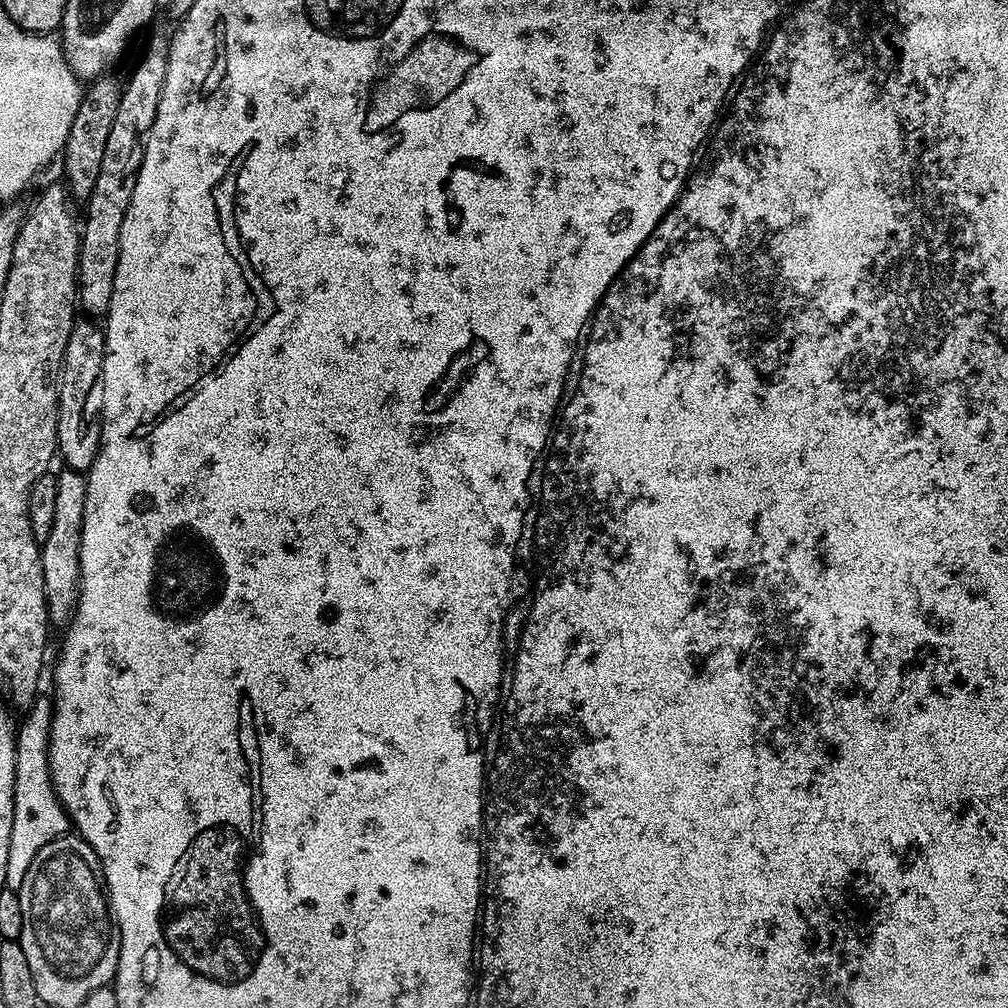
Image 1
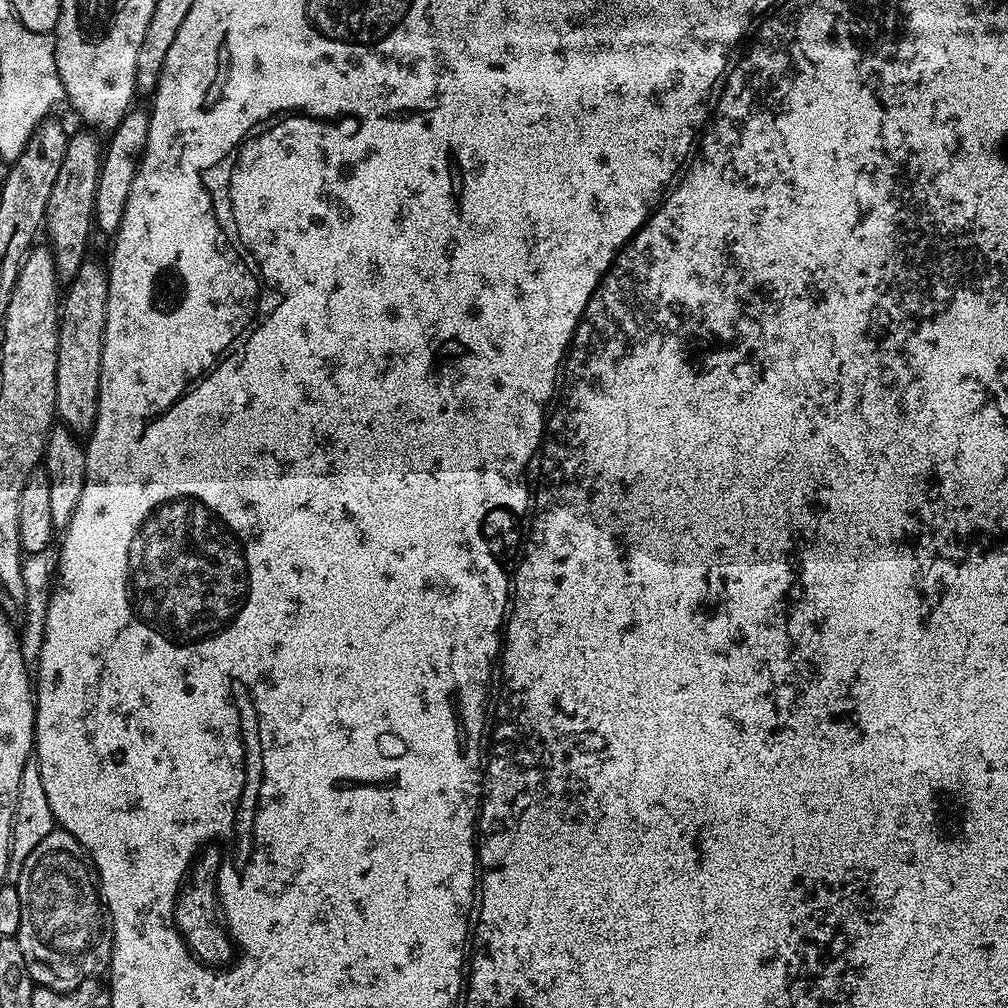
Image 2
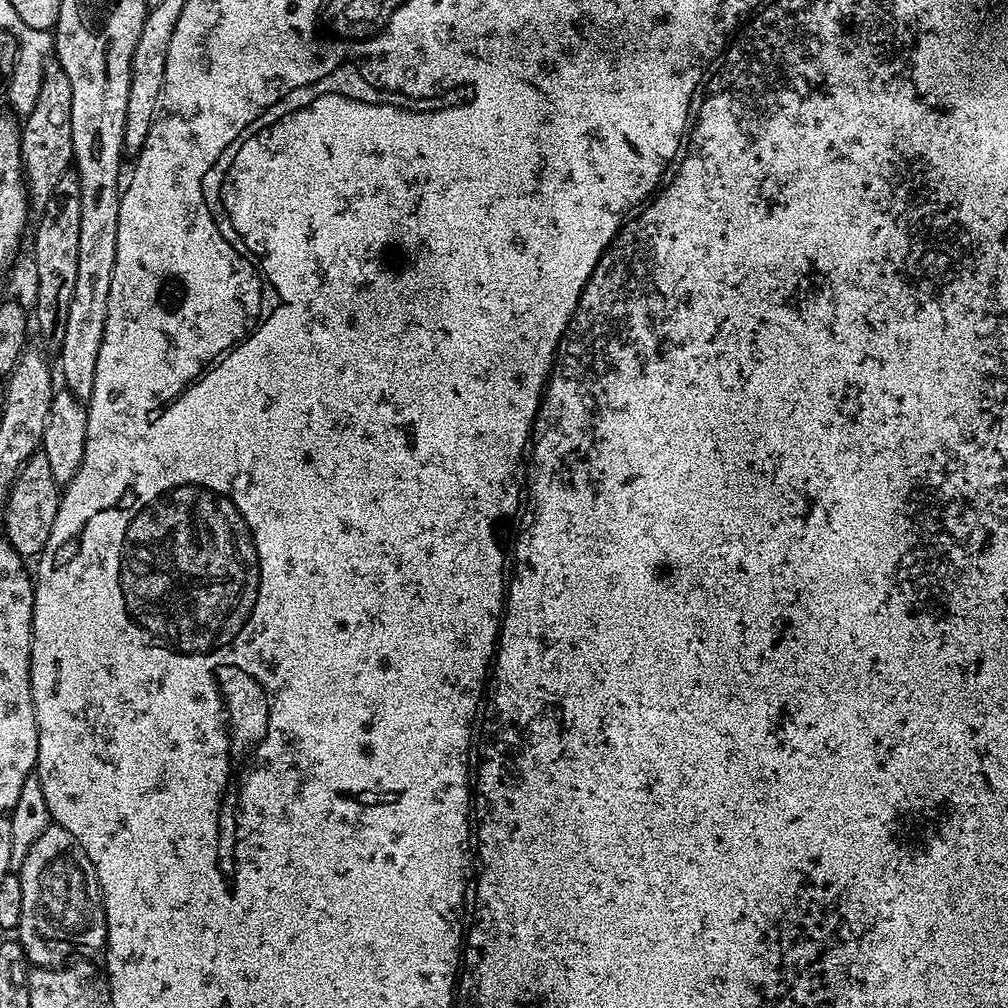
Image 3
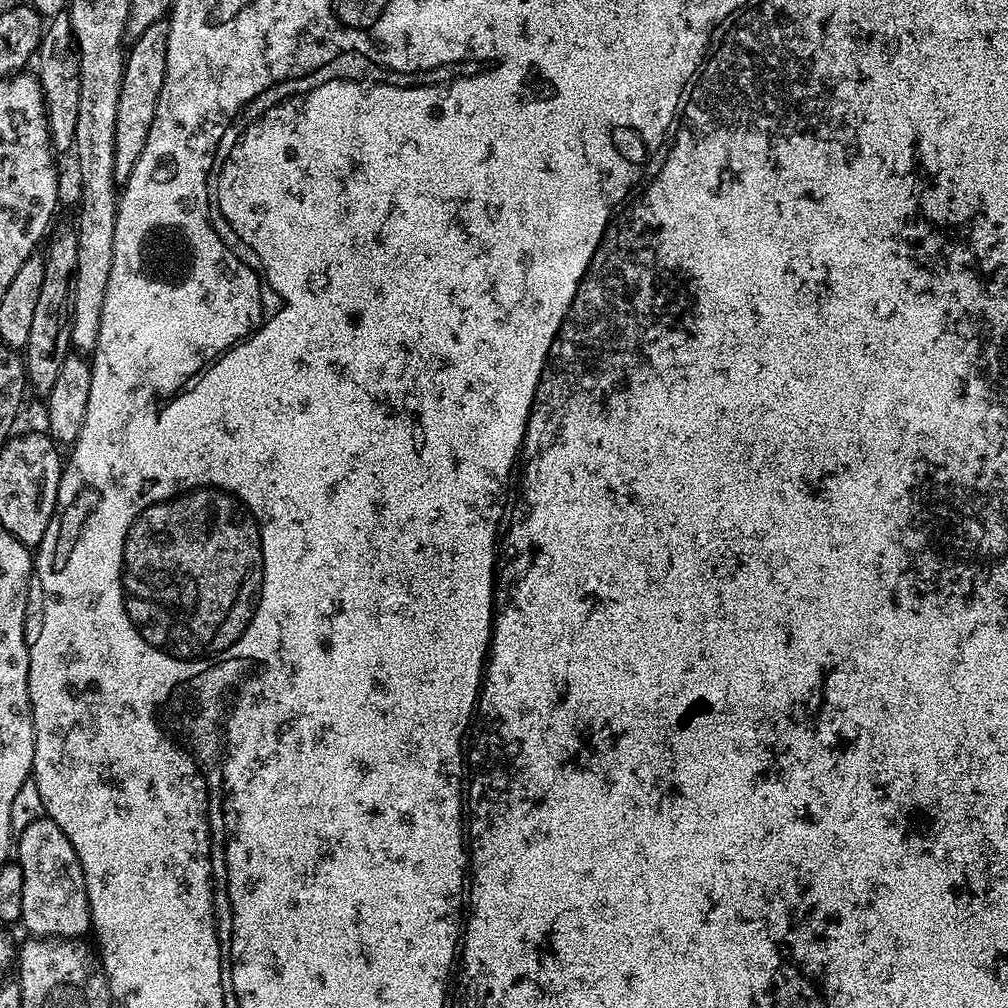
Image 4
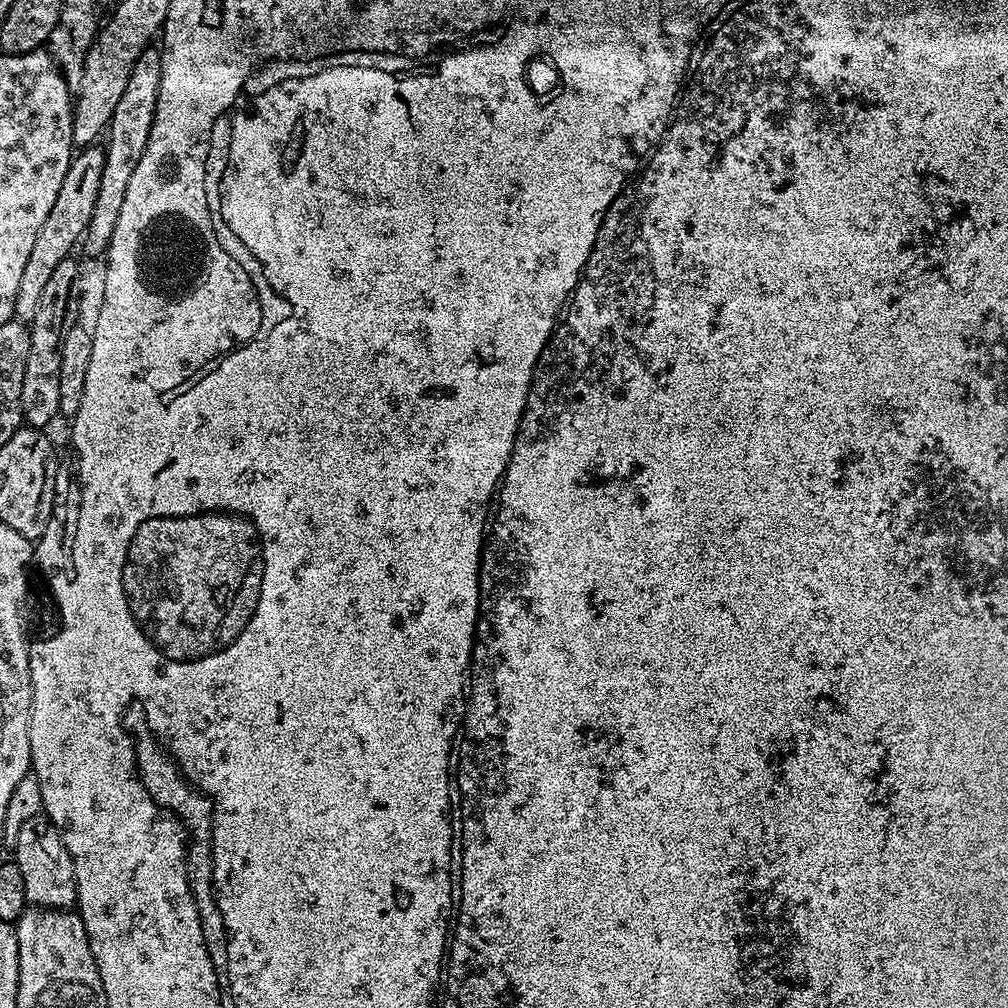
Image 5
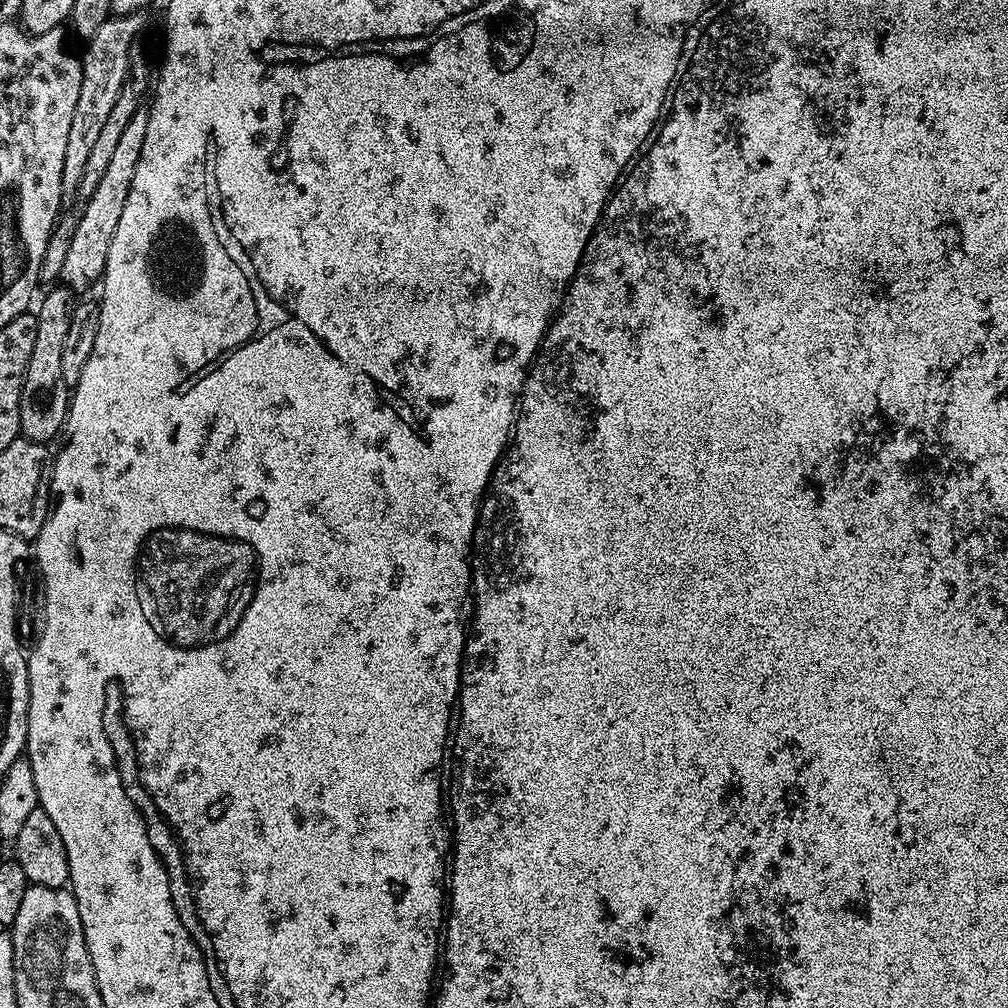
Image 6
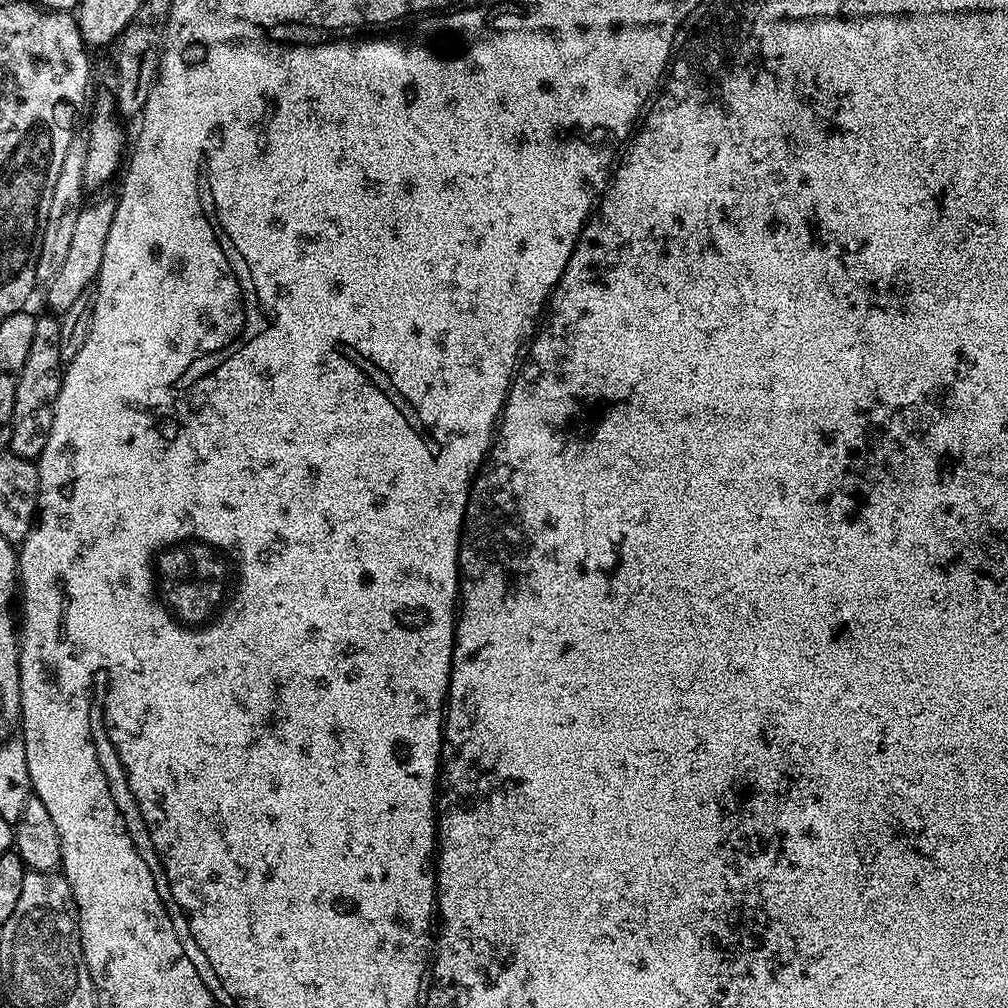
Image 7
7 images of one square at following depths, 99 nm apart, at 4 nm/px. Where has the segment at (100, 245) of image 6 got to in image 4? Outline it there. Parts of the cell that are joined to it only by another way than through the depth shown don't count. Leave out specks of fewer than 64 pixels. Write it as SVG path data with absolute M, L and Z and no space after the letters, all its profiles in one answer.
M167 19L154 22L137 40L131 41L124 57L122 86L118 94L118 114L114 114L114 178L117 185L128 183L134 170L134 162L142 158L142 146L150 134L158 110L158 98L162 94L162 82L166 82L166 50L170 38Z

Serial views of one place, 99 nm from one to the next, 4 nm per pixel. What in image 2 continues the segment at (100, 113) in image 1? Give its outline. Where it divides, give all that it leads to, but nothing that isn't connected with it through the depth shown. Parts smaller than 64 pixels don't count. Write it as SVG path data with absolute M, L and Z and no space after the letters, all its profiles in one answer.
M73 131L66 142L66 155L62 157L58 178L50 189L50 202L46 202L42 225L43 231L48 231L47 243L52 249L56 277L62 282L71 282L76 277L89 255L88 239L94 236L92 215L102 159L102 140L95 131L80 131L84 132Z

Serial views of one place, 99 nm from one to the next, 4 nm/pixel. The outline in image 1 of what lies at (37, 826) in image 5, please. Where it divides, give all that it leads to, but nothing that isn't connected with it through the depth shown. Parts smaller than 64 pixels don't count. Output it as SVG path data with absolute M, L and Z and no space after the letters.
M57 834L42 842L42 846L38 846L38 850L26 858L26 866L22 866L22 874L18 874L14 895L18 906L15 942L18 954L22 954L26 982L30 982L30 990L37 1001L45 1000L48 1004L67 1006L85 990L97 987L107 977L108 967L112 965L114 936L100 899L96 867L82 842L78 842L71 834Z

